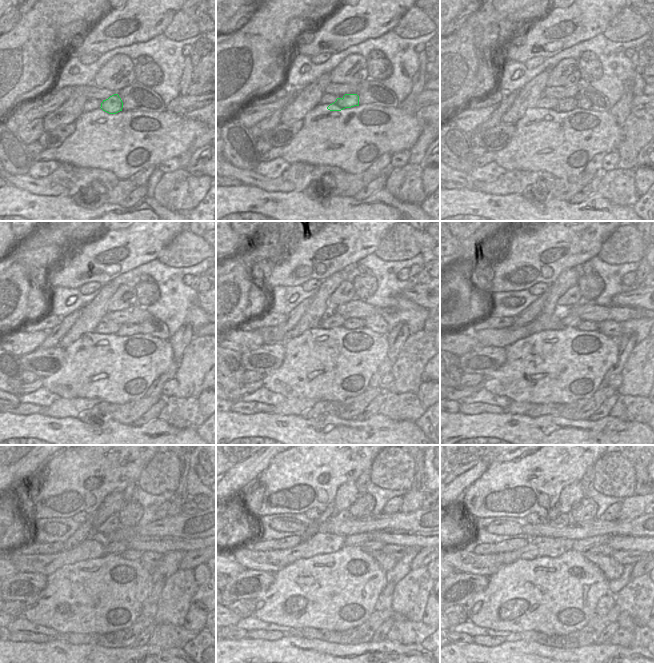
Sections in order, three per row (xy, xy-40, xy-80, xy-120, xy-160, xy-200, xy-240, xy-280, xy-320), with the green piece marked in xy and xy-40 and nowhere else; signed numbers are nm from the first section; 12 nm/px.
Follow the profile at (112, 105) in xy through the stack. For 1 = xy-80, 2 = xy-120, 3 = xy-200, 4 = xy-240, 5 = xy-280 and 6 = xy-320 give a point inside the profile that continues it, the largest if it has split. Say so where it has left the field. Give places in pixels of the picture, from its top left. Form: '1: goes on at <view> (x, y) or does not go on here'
1: goes on at xy-80 (572, 100)
2: goes on at xy-120 (129, 324)
3: goes on at xy-200 (586, 325)
4: goes on at xy-240 (143, 546)
5: goes on at xy-280 (367, 546)
6: goes on at xy-320 (604, 550)

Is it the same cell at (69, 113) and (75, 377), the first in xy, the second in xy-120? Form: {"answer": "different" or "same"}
{"answer": "different"}

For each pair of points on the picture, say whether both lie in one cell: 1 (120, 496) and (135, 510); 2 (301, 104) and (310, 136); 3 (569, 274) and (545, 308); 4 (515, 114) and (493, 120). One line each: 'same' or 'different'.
1: different
2: different
3: same
4: different

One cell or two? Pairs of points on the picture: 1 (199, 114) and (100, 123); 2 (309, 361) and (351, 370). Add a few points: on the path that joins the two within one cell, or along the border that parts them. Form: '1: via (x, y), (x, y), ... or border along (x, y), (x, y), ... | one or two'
1: border along (183, 115), (188, 118), (198, 119), (205, 124) | two
2: via (319, 362), (327, 364), (333, 370), (341, 370) | one

